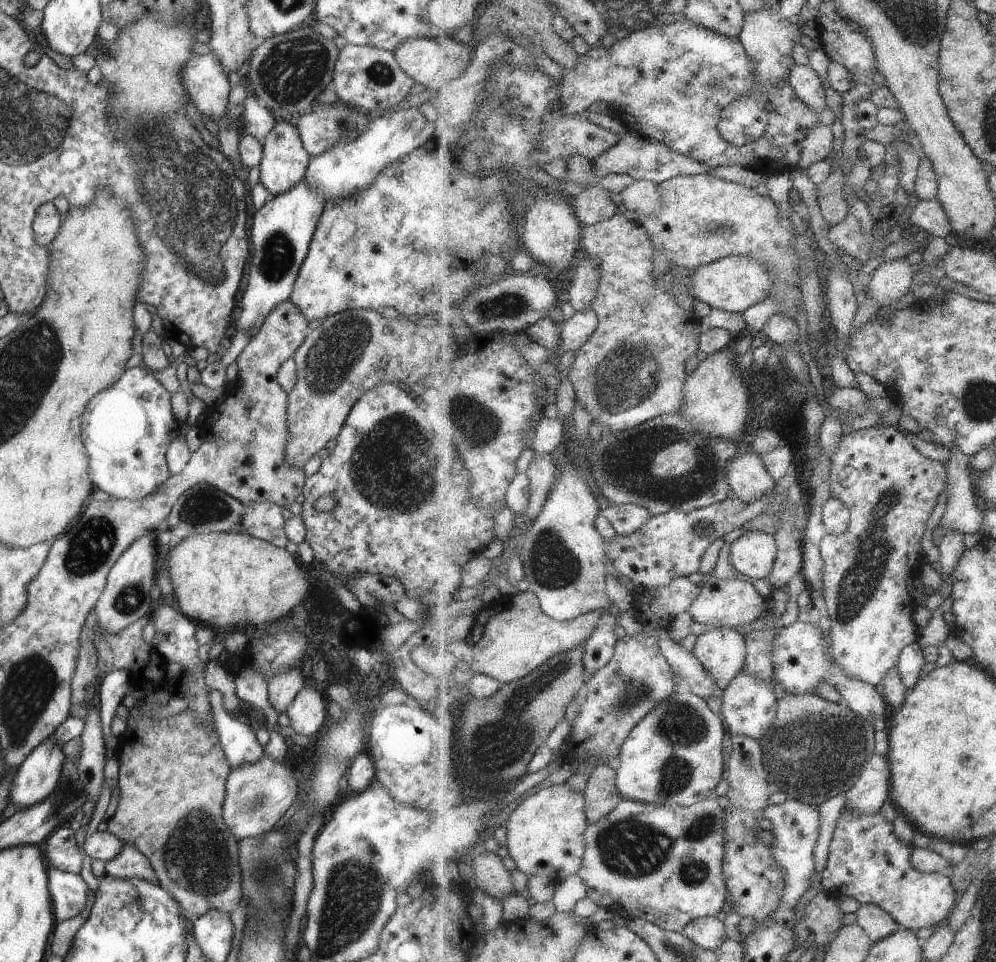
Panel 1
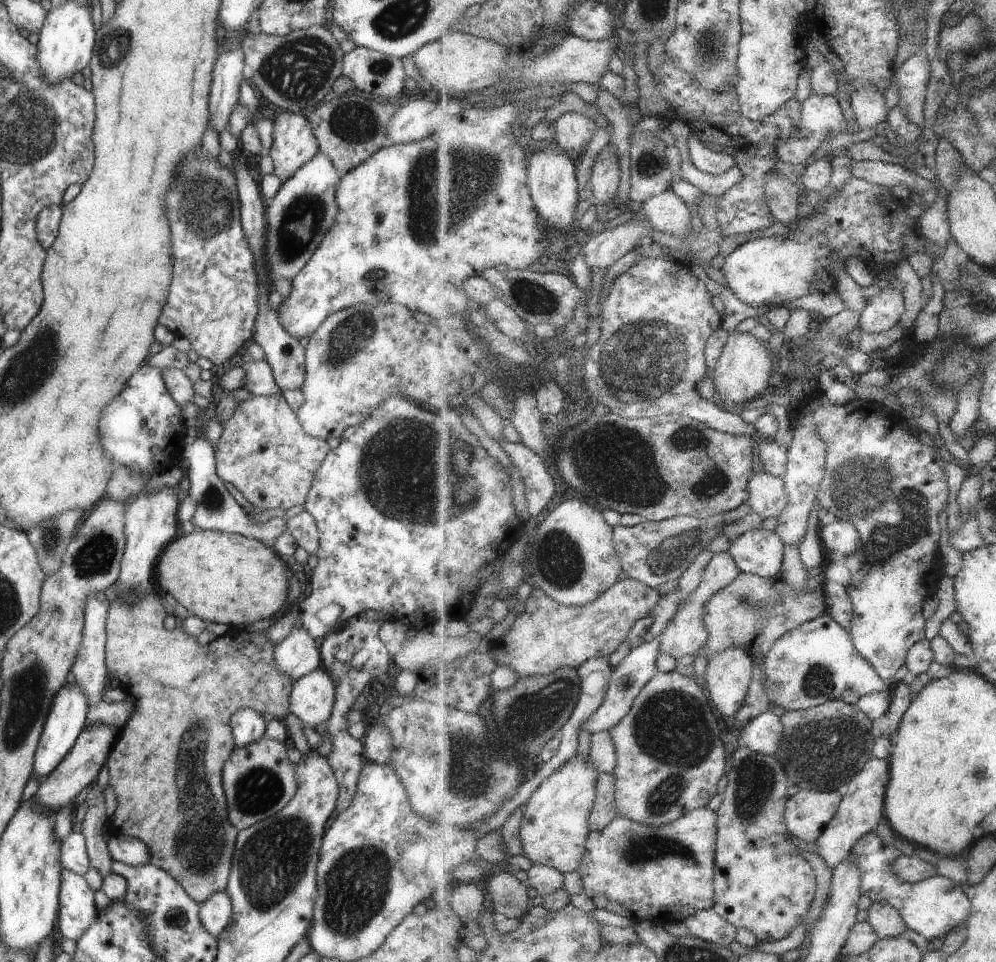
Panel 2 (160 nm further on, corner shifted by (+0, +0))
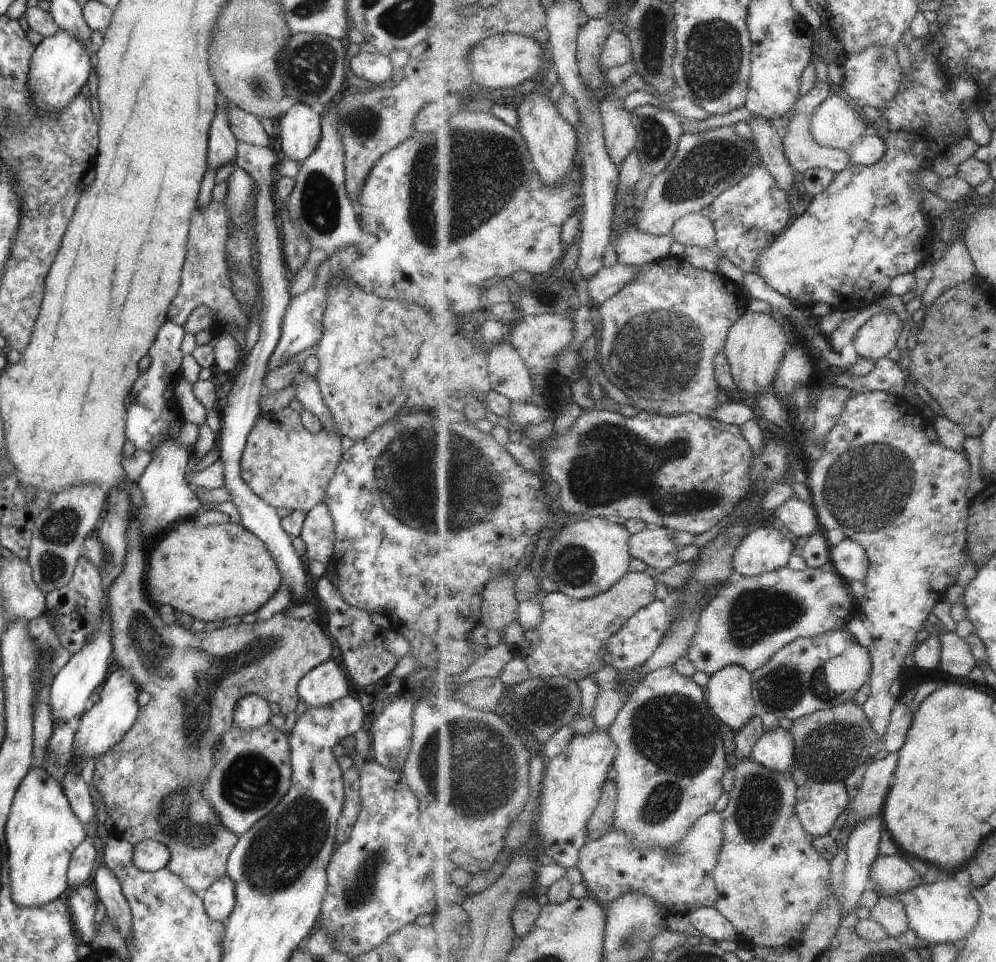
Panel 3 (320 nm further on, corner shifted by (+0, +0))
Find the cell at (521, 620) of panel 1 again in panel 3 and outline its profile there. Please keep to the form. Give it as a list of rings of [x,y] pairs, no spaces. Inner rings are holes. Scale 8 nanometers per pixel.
[[[629,571],[611,590],[588,599],[574,599],[560,590],[547,593],[541,601],[544,617],[534,630],[526,632],[524,641],[513,647],[514,655],[529,665],[538,679],[566,676],[579,682],[606,665],[604,654],[608,638],[617,634],[628,620],[655,602],[657,580],[651,571]]]

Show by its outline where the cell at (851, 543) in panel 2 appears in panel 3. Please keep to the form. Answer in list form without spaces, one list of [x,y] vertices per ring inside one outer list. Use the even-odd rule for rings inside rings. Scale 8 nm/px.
[[[853,539],[845,541],[831,548],[830,557],[834,568],[847,582],[861,580],[868,575],[870,560],[863,545]]]

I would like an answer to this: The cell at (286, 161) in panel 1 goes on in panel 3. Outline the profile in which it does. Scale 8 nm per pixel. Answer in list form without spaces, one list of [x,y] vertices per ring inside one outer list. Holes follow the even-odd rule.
[[[295,103],[281,114],[276,137],[286,158],[300,163],[317,146],[321,116],[303,103]]]

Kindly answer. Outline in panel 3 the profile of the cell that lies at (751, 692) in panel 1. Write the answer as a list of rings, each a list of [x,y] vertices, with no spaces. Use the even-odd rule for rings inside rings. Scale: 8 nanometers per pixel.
[[[780,726],[769,730],[756,742],[751,758],[769,770],[792,773],[796,768],[796,738],[791,730]]]

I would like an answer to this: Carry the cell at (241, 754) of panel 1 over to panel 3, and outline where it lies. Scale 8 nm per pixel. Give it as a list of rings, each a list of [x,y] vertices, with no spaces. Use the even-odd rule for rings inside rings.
[[[246,694],[236,702],[232,722],[238,728],[249,730],[267,723],[270,716],[269,701],[258,694]]]

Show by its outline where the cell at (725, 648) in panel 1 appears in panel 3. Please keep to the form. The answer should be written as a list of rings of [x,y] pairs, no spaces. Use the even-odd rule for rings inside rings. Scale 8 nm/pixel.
[[[731,665],[709,677],[709,704],[735,733],[760,713],[752,689],[753,675],[745,667]]]

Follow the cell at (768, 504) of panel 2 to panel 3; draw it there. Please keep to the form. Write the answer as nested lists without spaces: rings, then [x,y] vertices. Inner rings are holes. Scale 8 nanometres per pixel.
[[[797,496],[781,504],[775,511],[783,522],[784,529],[793,537],[809,538],[825,527],[814,508]]]

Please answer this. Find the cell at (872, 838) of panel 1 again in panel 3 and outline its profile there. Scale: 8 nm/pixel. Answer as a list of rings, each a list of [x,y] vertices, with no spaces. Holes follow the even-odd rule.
[[[949,875],[944,881],[929,886],[919,886],[906,893],[890,895],[899,899],[907,911],[910,928],[930,944],[955,943],[961,945],[980,921],[980,903],[972,893],[973,888],[965,877]]]

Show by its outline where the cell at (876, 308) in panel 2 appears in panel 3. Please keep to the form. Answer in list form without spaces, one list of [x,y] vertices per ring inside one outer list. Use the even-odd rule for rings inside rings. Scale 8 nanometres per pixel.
[[[894,312],[891,315],[877,314],[861,327],[852,344],[857,356],[876,363],[897,346],[904,334],[905,326]]]

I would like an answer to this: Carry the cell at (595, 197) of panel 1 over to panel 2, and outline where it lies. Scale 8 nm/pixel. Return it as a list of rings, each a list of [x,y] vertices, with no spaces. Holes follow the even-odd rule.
[[[608,143],[605,150],[602,150],[592,167],[592,193],[594,205],[611,204],[616,202],[619,182],[621,182],[621,172],[619,172],[619,158],[617,158],[617,148]]]

